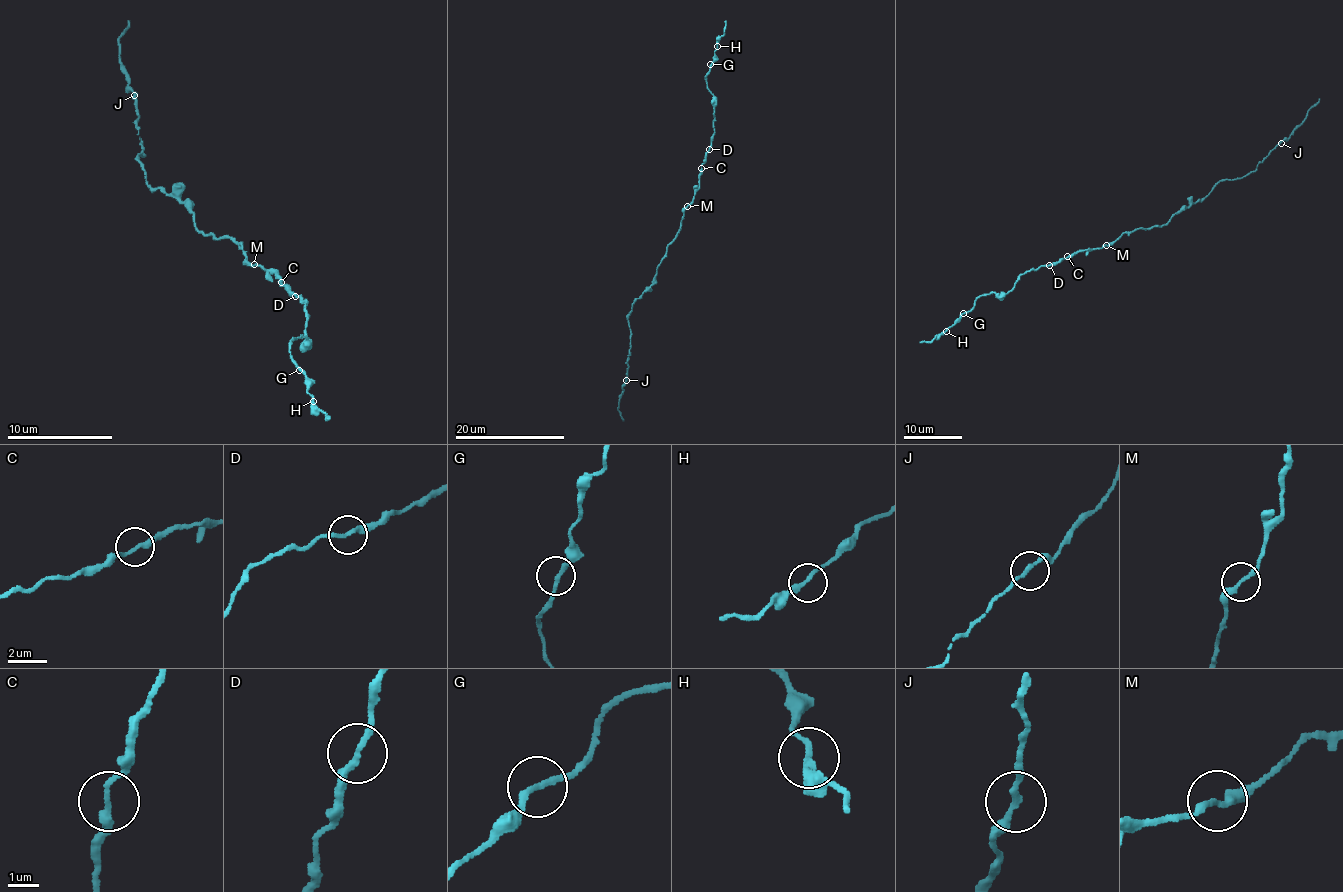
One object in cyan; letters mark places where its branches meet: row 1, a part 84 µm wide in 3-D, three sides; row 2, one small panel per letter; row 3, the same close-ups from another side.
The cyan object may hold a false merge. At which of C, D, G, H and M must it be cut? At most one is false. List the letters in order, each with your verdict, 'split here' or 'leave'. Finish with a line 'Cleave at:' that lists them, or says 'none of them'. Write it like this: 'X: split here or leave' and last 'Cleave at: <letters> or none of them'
C: leave
D: leave
G: leave
H: leave
M: leave
Cleave at: none of them

